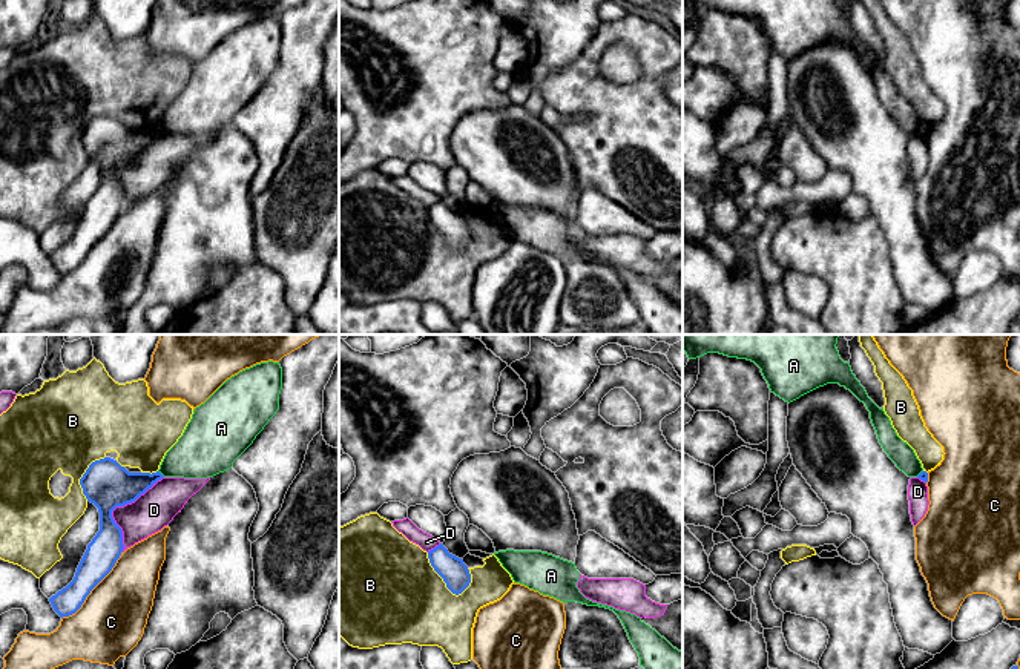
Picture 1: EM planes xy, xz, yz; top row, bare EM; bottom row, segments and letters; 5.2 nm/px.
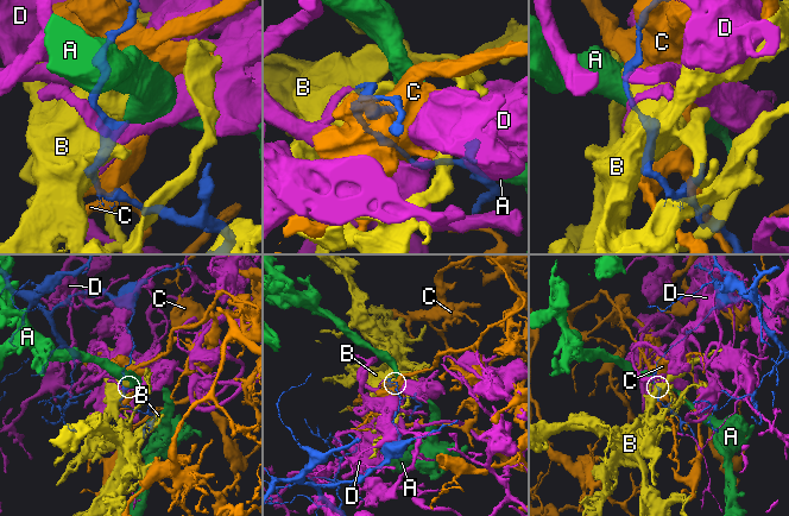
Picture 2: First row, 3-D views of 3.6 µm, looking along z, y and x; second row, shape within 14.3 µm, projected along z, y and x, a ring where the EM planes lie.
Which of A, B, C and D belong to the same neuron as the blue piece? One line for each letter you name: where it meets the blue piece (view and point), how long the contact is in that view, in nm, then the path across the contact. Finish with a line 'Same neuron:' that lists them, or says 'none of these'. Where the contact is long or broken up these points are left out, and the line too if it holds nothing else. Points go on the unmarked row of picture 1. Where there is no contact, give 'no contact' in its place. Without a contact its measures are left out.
Same neuron: none of these

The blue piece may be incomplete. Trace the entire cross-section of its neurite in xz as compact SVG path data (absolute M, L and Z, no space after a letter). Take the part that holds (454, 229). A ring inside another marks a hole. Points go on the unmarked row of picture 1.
M440 199L434 206L428 207L428 215L434 227L443 235L446 244L459 252L471 239L471 230L462 215L448 209Z

